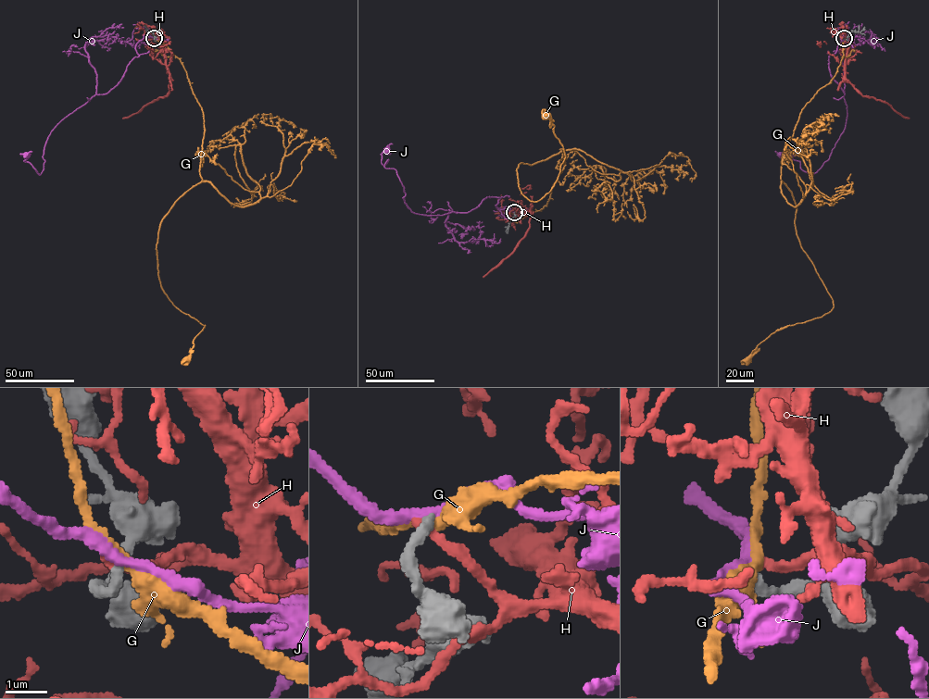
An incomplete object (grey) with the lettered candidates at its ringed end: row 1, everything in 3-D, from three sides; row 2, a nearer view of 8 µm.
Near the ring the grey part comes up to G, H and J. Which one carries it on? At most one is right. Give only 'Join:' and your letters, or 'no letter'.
Join: J

